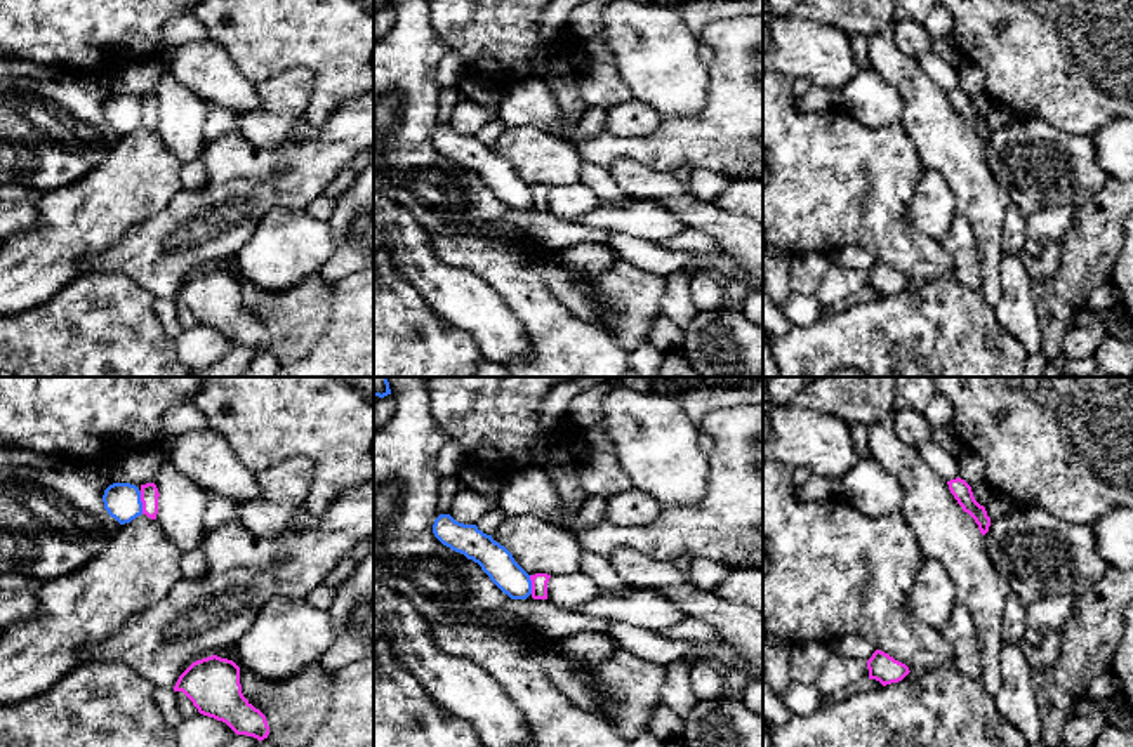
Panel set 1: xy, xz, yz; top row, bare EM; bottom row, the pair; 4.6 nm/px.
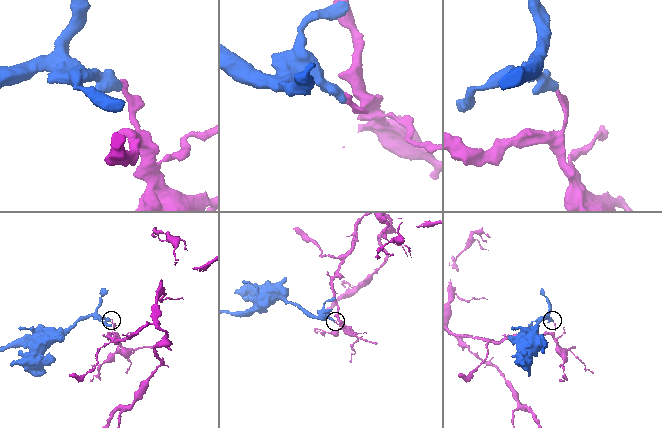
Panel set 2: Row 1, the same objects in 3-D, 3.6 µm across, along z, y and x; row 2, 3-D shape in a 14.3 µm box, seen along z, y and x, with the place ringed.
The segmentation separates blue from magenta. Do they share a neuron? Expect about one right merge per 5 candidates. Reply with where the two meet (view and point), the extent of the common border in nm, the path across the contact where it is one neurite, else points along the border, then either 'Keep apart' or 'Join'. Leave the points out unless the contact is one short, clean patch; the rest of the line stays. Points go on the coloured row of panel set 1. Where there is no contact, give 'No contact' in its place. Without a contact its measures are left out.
Touches blue at xy (141, 502). Shared border 110 nm. Boundary: xy (139, 492), (143, 513). Keep apart

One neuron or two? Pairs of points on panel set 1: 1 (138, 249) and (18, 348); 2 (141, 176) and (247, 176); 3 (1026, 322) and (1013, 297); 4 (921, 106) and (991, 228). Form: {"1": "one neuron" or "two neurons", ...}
{"1": "two neurons", "2": "two neurons", "3": "one neuron", "4": "one neuron"}

